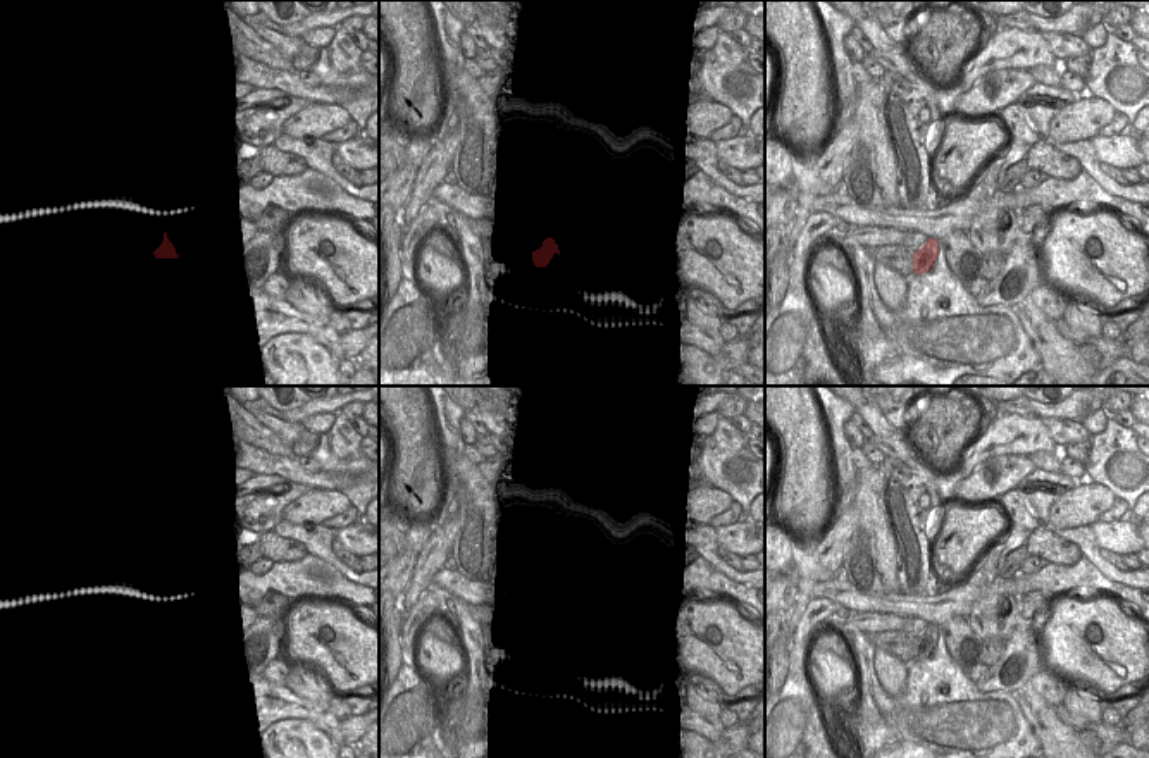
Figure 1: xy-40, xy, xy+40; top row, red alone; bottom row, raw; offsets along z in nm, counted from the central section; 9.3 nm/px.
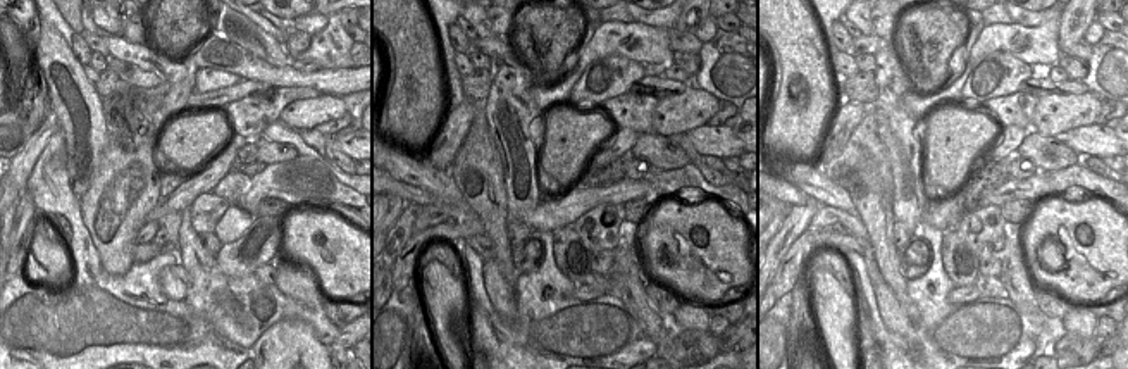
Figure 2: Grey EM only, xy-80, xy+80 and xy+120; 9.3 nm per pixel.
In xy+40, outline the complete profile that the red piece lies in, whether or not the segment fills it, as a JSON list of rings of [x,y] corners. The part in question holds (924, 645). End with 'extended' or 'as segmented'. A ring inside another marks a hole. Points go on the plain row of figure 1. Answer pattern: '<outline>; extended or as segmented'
[[[929,624],[929,627],[913,639],[913,658],[915,660],[923,660],[929,658],[939,641],[939,625]]]; as segmented

